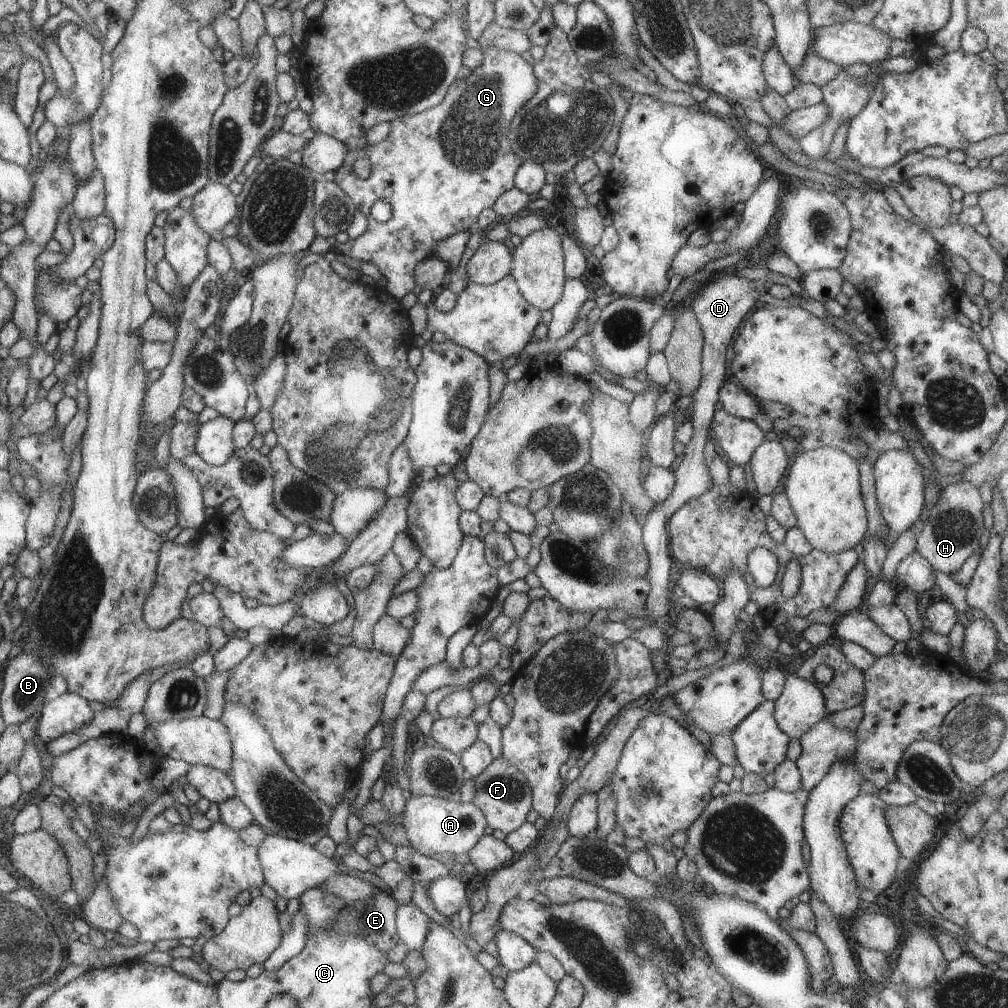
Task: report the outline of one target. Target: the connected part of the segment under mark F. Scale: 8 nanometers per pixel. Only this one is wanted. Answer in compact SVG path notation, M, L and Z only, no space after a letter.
M497 756L470 781L475 786L471 802L481 810L485 817L488 831L501 830L510 833L525 822L527 812L532 809L531 787L522 772L509 764L503 756Z

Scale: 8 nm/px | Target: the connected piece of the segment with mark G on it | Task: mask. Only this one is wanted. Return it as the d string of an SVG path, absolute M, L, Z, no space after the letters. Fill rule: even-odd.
M485 48L482 50L483 60L482 63L473 68L471 73L464 79L455 79L449 88L446 90L446 95L443 97L443 100L429 108L411 116L403 116L397 118L390 122L390 131L388 135L380 142L374 143L372 145L367 145L365 148L349 149L341 166L334 170L334 181L341 187L341 190L345 192L347 196L353 201L353 204L356 206L356 210L364 213L365 218L367 219L366 230L360 236L347 239L345 243L336 243L333 245L333 252L341 254L344 258L358 260L361 262L371 262L376 266L379 272L385 277L387 282L384 289L391 295L393 298L400 300L402 296L411 292L414 285L413 280L413 268L415 264L424 258L429 258L433 255L433 244L437 244L437 240L445 240L447 236L453 236L457 232L463 230L474 230L476 225L477 217L483 209L491 209L495 199L498 196L501 196L505 191L508 191L510 188L514 187L514 176L515 171L519 168L519 165L522 163L522 160L511 150L509 146L509 138L507 138L507 130L509 130L509 124L511 124L511 119L517 110L537 92L537 79L532 71L532 66L529 65L520 54L515 54L514 52L505 52L505 50L497 50L497 48ZM357 158L367 158L369 164L371 164L371 172L369 172L369 178L365 180L359 180L353 172L351 172L351 164L357 160ZM377 200L385 200L391 209L390 218L385 221L377 221L371 217L369 214L369 208Z

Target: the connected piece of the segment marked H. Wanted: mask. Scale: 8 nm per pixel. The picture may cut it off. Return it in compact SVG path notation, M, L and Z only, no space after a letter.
M958 481L945 485L939 491L939 500L935 502L923 521L919 536L916 538L916 551L935 571L947 576L955 574L959 566L978 549L979 538L984 532L981 510L984 504L979 489L967 482Z

